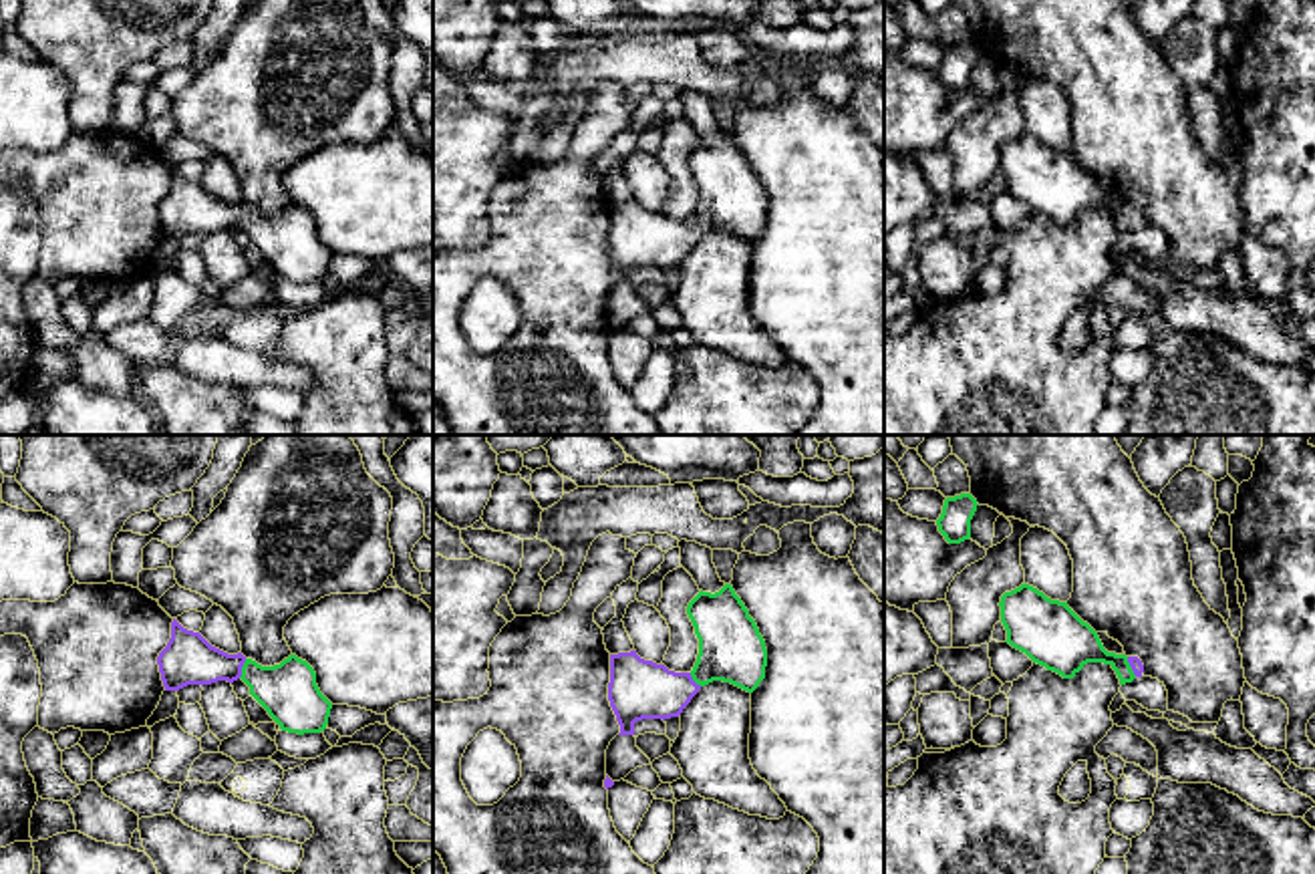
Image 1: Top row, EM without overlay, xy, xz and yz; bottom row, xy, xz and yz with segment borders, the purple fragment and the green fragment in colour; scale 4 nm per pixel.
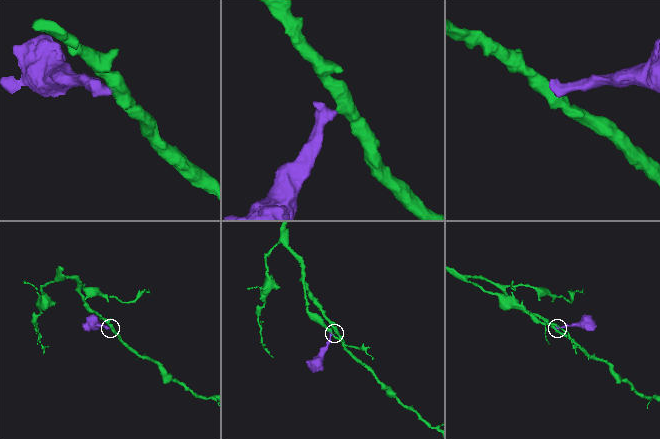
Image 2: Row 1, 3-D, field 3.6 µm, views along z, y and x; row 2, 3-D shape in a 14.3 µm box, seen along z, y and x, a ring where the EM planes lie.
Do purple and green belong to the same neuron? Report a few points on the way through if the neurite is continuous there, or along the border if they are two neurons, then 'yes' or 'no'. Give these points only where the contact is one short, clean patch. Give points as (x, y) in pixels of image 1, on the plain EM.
runs through xy (188, 208), (240, 218), (288, 240); yes

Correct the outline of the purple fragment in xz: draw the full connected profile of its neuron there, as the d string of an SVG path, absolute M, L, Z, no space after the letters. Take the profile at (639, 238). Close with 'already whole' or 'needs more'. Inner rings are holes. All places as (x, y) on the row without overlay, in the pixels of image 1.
M731 133L715 143L701 139L687 163L699 187L691 222L669 220L636 199L610 203L608 250L620 274L618 284L634 284L634 272L642 268L679 266L713 230L753 242L765 228L765 189Z | needs more

